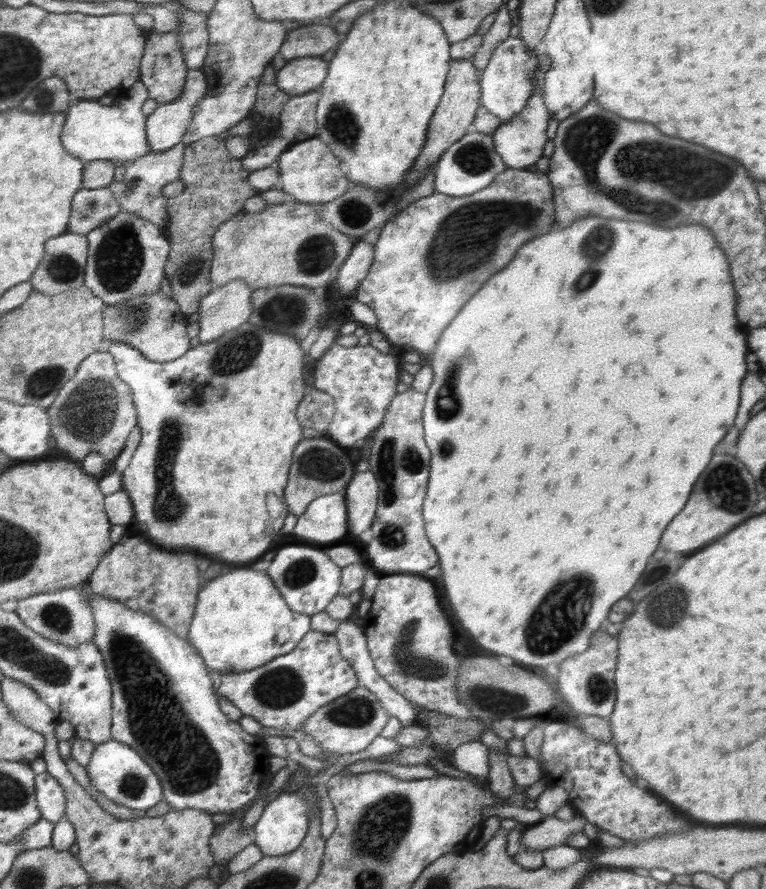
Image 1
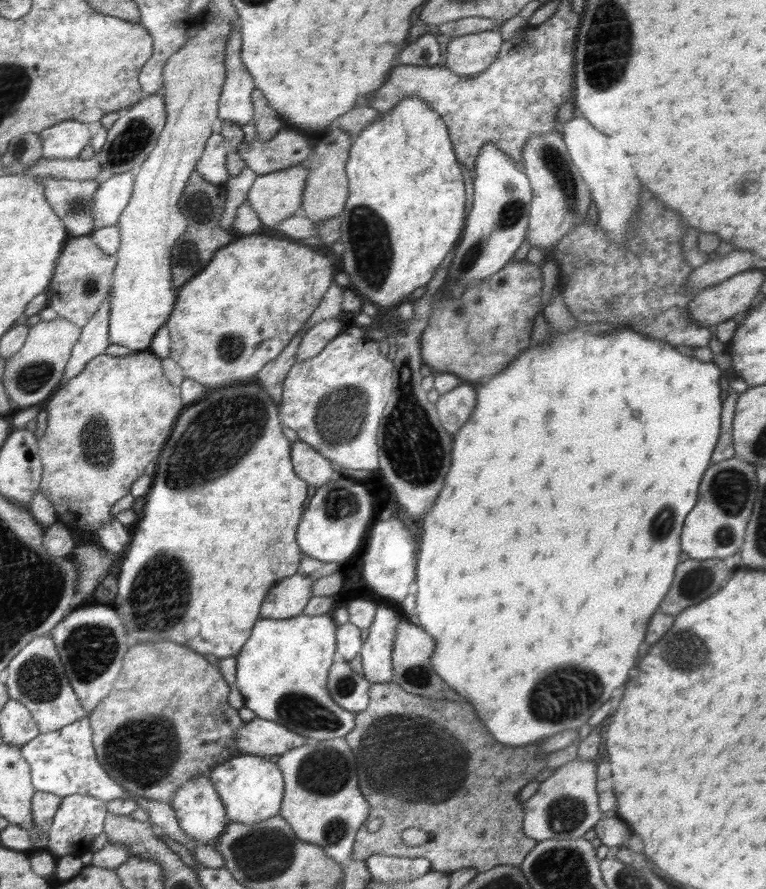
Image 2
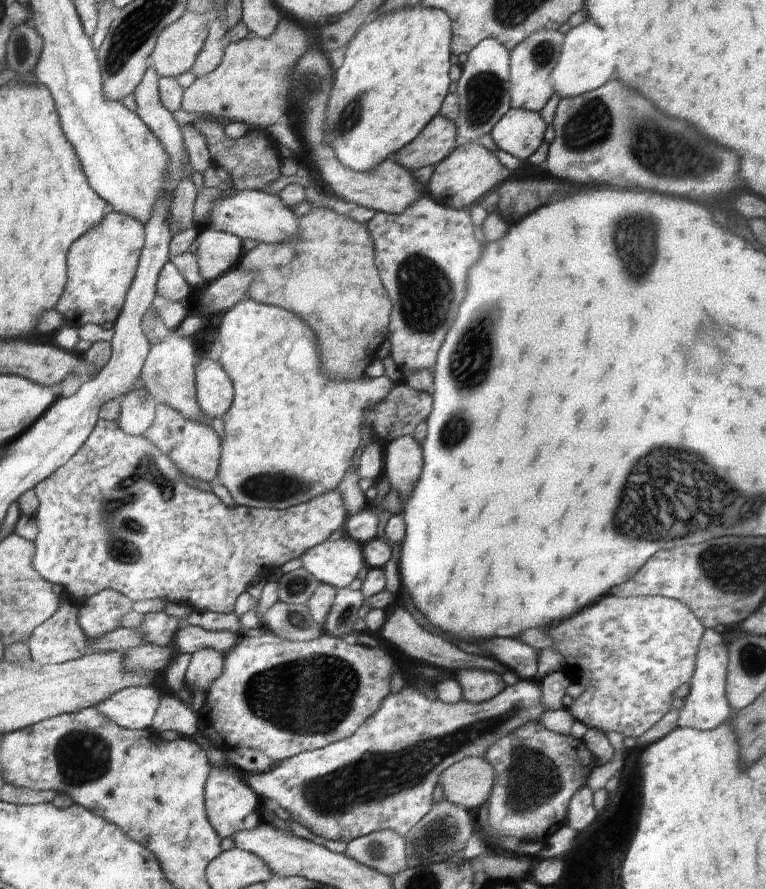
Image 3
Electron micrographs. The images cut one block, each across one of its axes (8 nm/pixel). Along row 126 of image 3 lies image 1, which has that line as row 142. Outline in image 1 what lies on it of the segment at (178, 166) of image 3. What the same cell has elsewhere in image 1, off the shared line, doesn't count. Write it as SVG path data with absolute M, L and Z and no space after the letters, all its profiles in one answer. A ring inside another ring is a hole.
M200 69L189 70L185 86L175 101L159 104L147 115L147 142L150 152L162 152L180 143L193 119L197 102L206 94L207 82Z

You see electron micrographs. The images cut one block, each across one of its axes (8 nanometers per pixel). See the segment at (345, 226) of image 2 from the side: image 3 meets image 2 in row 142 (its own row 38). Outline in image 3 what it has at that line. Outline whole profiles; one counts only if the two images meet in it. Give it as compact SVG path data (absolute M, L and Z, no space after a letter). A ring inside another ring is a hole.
M420 5L412 6L412 8L400 8L400 10L388 12L384 16L373 17L370 23L361 28L350 42L348 50L344 52L342 66L334 72L332 91L326 106L326 120L324 120L324 142L334 150L334 156L338 158L338 162L342 166L346 166L354 172L368 172L388 156L394 156L396 152L400 151L400 148L412 143L412 140L416 139L422 128L440 113L444 98L449 94L451 83L449 78L449 70L452 66L450 64L450 56L452 55L450 44L452 44L452 20L444 10L438 10L438 8L424 8Z

